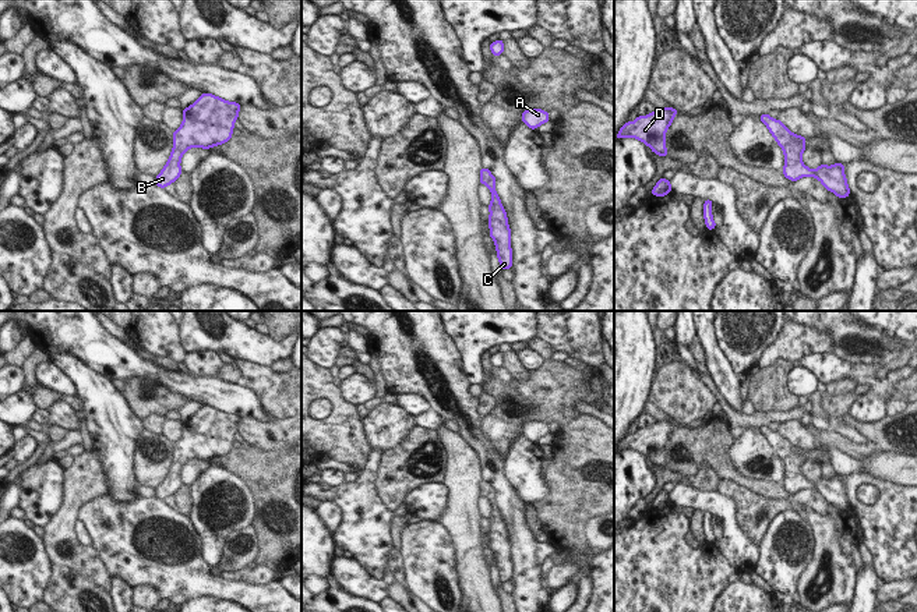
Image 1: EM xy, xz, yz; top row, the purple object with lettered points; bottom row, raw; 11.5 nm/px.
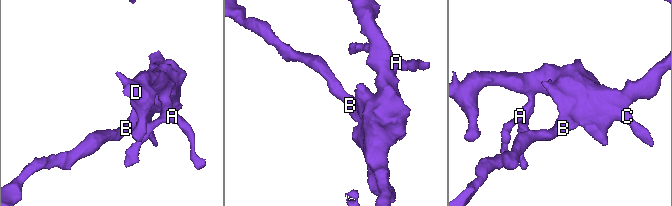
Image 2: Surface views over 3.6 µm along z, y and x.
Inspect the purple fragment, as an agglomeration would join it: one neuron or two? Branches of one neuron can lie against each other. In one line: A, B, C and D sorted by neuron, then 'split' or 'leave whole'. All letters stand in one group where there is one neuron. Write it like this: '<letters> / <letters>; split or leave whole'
A B C D; leave whole

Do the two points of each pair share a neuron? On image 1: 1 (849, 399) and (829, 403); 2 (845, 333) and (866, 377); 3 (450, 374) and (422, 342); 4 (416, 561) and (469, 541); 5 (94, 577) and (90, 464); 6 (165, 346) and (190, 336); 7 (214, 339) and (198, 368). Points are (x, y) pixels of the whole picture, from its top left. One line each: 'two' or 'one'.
1: one
2: two
3: one
4: two
5: one
6: two
7: two

